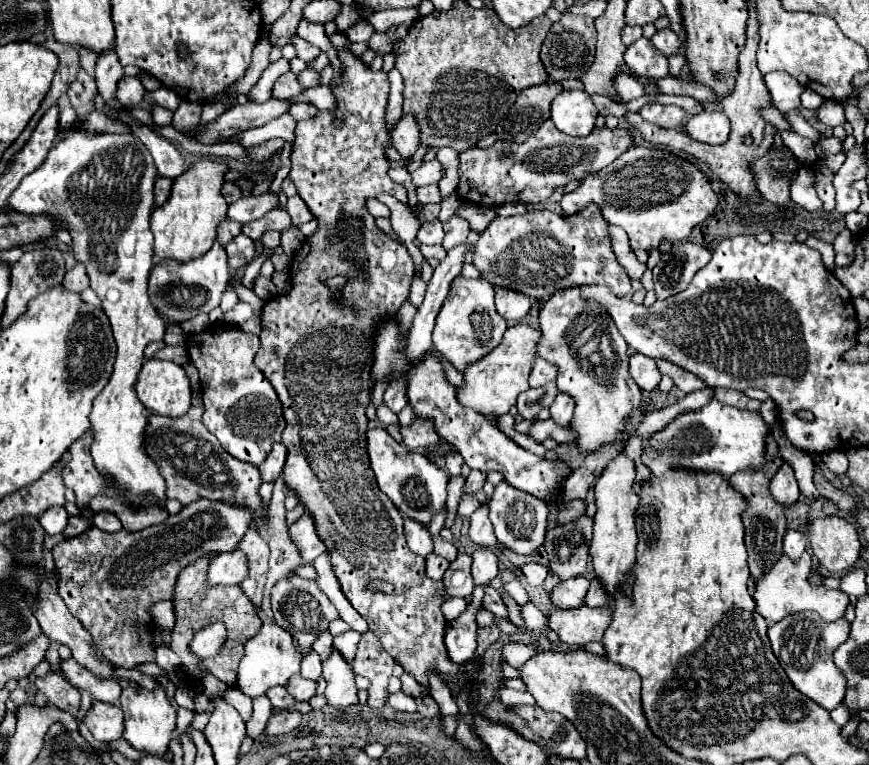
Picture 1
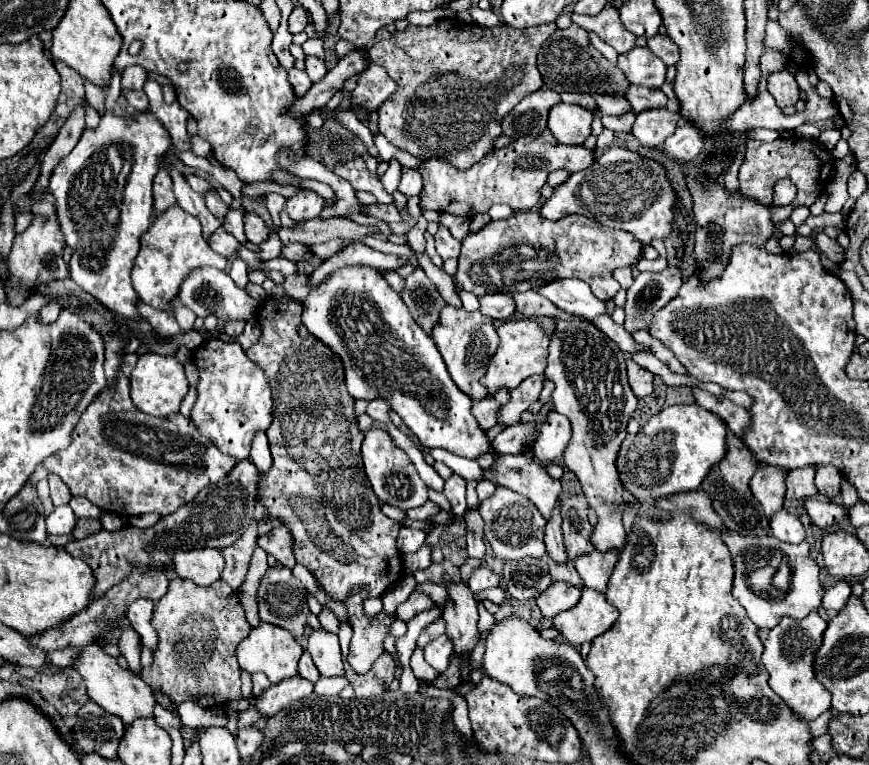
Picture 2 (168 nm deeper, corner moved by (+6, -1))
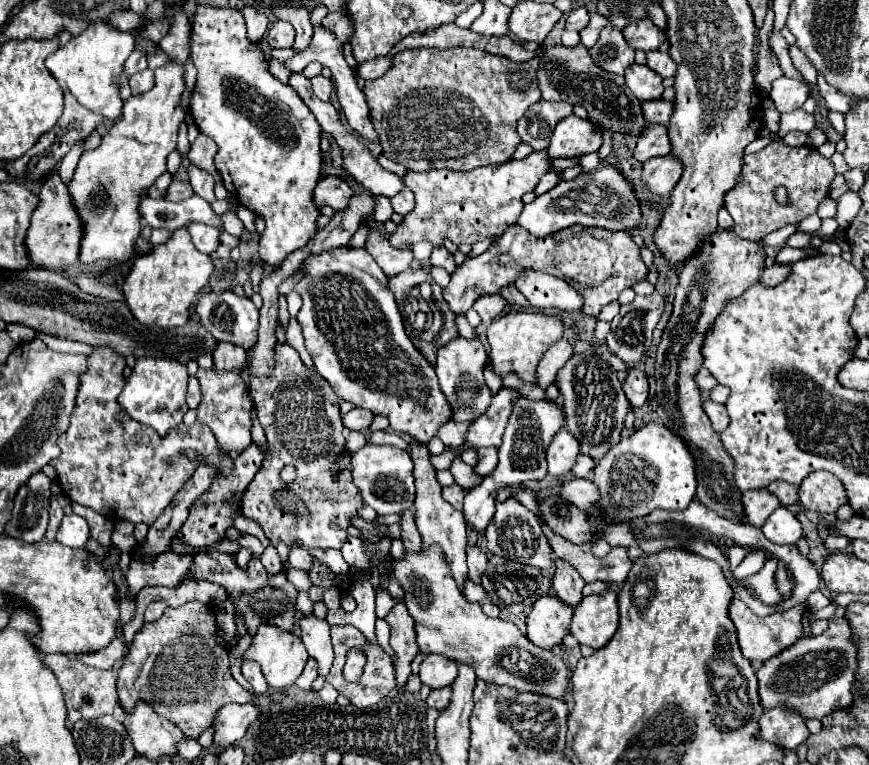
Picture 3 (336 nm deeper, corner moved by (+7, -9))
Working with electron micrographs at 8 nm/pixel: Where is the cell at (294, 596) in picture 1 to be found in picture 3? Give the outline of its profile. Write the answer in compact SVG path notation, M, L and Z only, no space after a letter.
M204 550L204 552L194 554L194 562L192 562L192 566L184 578L186 580L188 578L208 580L208 582L216 582L222 588L226 588L228 596L234 598L234 606L242 614L244 626L252 638L254 638L260 624L278 624L282 630L294 628L294 610L296 610L298 590L286 578L284 572L268 574L264 570L260 558L252 558L246 568L240 568L230 554L224 554L218 550Z

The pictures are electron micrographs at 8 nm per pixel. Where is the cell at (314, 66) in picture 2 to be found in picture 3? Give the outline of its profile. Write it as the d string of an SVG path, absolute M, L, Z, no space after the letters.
M316 76L316 78L312 78L312 88L314 88L314 94L316 94L322 102L328 102L328 100L330 100L332 80L328 80L328 78L324 78L324 76Z

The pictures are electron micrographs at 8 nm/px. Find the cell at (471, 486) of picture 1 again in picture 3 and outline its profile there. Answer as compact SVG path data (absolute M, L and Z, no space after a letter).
M452 484L448 488L442 488L442 498L450 502L456 510L462 510L462 500L464 500L464 490L458 484Z

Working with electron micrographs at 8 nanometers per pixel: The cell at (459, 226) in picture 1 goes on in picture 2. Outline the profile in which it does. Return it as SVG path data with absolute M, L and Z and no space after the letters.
M439 226L439 232L435 234L435 250L443 260L457 258L461 250L461 242L453 238L453 234L445 226Z

